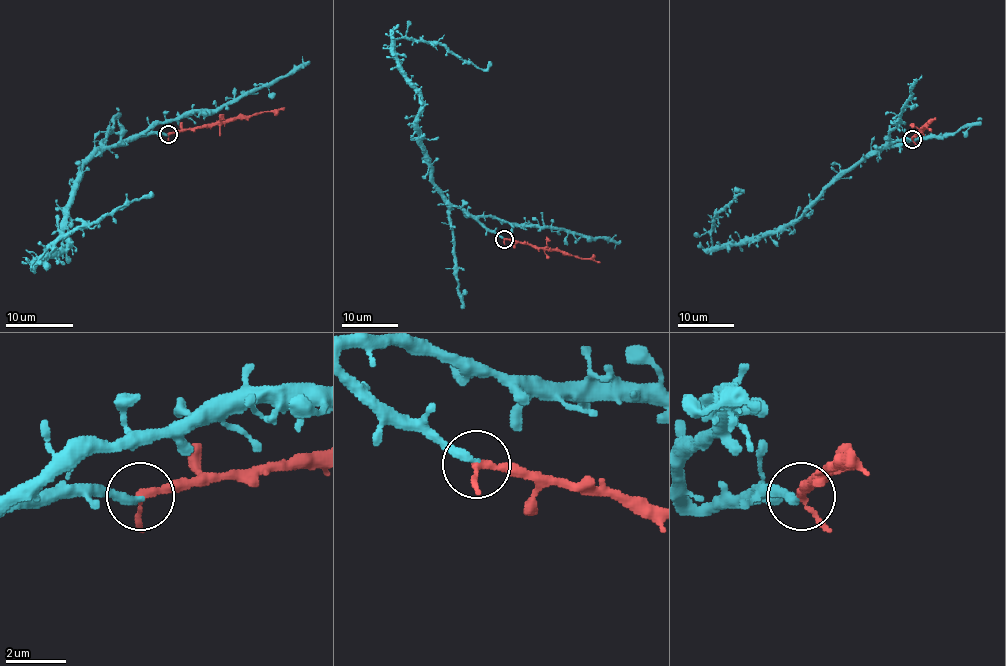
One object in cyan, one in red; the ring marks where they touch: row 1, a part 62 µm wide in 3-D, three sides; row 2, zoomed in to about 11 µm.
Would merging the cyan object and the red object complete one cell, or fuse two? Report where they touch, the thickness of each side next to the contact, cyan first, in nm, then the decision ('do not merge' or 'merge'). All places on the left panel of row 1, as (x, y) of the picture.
place (168, 134); calibres 280 and 200 nm; merge

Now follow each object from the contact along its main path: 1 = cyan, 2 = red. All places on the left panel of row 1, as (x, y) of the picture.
1: (168, 134), (104, 146), (82, 168), (63, 229), (67, 246), (36, 262), (65, 235), (153, 193)
2: (168, 134), (285, 107)

